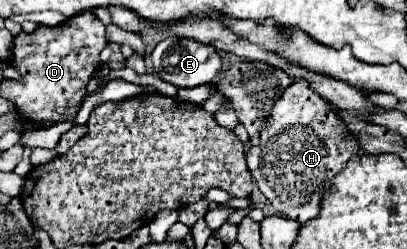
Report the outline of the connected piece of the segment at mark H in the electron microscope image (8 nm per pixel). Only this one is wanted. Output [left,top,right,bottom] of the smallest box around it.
[246,78,362,224]

